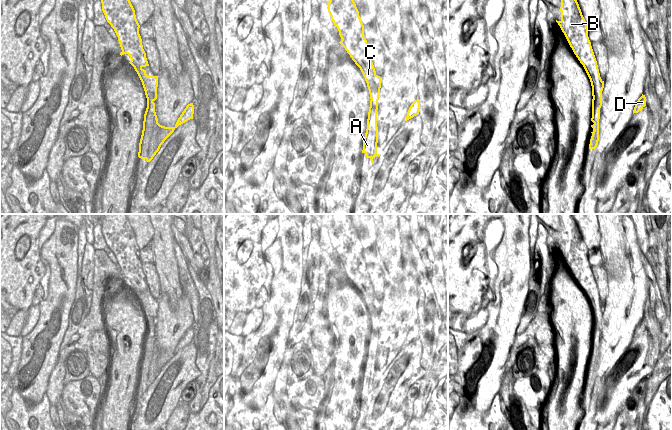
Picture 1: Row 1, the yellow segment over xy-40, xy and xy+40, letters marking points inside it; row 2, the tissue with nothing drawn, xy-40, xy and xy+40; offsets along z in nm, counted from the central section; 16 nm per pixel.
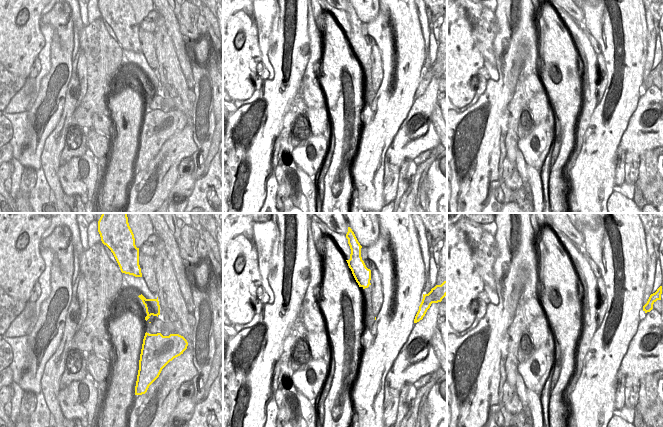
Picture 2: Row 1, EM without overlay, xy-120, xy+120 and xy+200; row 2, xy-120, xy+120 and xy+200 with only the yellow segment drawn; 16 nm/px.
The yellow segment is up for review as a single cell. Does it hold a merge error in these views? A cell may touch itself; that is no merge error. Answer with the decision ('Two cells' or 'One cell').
Two cells.

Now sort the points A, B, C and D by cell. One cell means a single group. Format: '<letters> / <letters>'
A D / B C

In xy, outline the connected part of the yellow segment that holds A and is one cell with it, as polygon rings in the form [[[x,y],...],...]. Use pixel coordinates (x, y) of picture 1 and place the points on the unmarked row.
[[[371,323],[362,377],[366,378],[365,382],[369,382],[372,388],[374,388],[373,382],[375,380],[379,381],[379,378],[377,377],[378,367],[377,334],[378,323]]]

